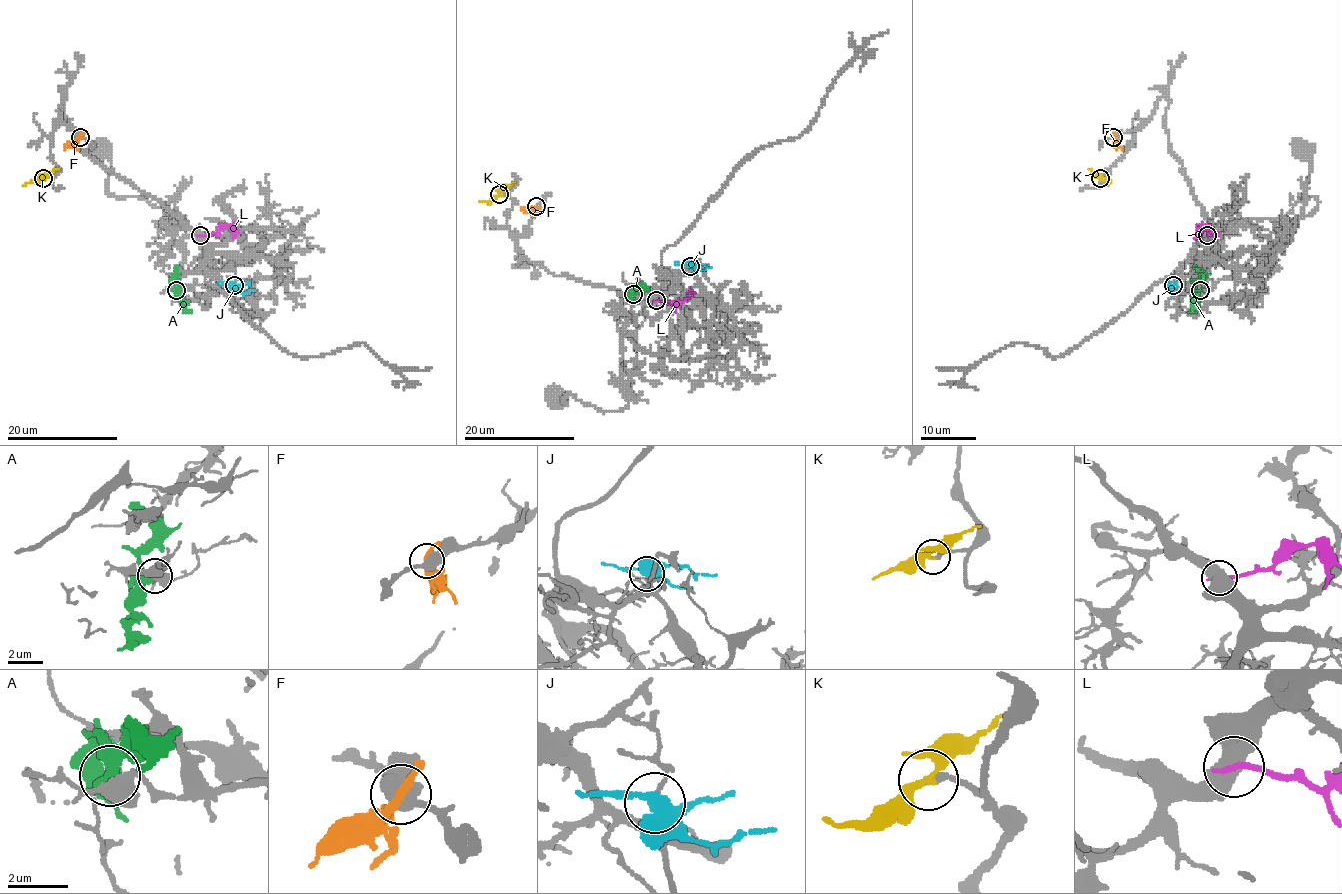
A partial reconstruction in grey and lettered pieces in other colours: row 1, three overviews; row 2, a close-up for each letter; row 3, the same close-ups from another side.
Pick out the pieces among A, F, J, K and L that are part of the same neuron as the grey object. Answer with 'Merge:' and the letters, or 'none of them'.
Merge: K

